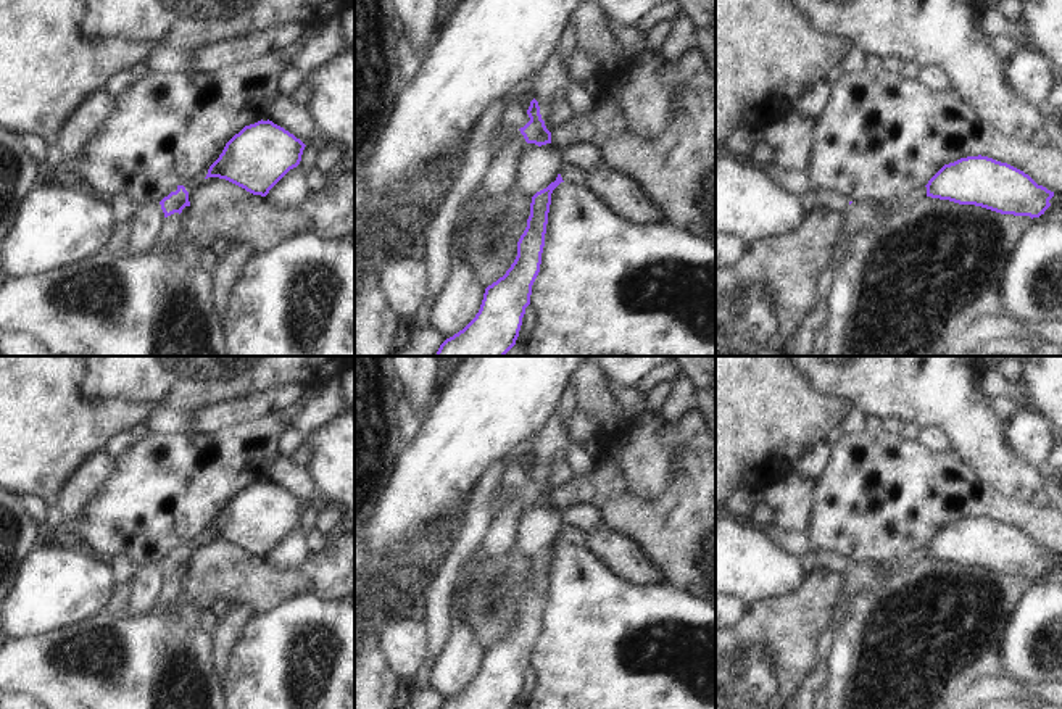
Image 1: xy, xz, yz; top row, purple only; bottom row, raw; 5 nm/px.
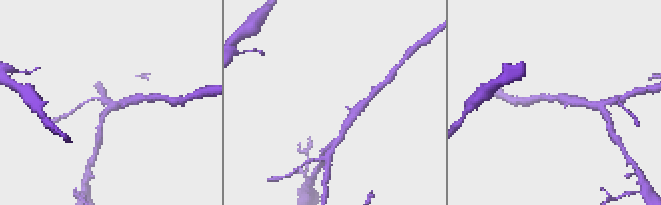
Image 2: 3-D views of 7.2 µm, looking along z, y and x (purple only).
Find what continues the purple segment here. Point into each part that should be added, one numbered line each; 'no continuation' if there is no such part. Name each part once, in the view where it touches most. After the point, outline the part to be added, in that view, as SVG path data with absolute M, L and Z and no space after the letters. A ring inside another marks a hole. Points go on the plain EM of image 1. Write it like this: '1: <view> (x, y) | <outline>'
no continuation

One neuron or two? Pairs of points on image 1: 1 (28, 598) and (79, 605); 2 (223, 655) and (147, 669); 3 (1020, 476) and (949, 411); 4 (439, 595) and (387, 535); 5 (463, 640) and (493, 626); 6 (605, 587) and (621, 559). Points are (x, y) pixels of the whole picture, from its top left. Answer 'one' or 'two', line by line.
1: one
2: two
3: one
4: two
5: two
6: two

